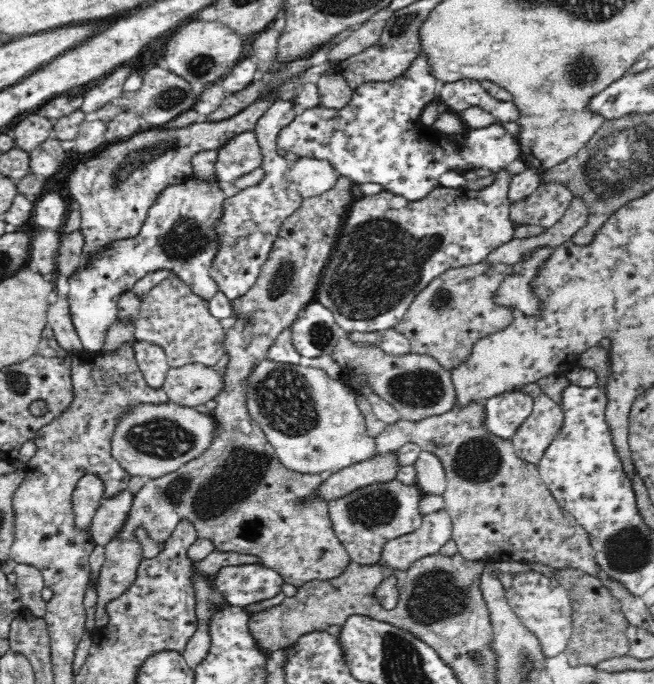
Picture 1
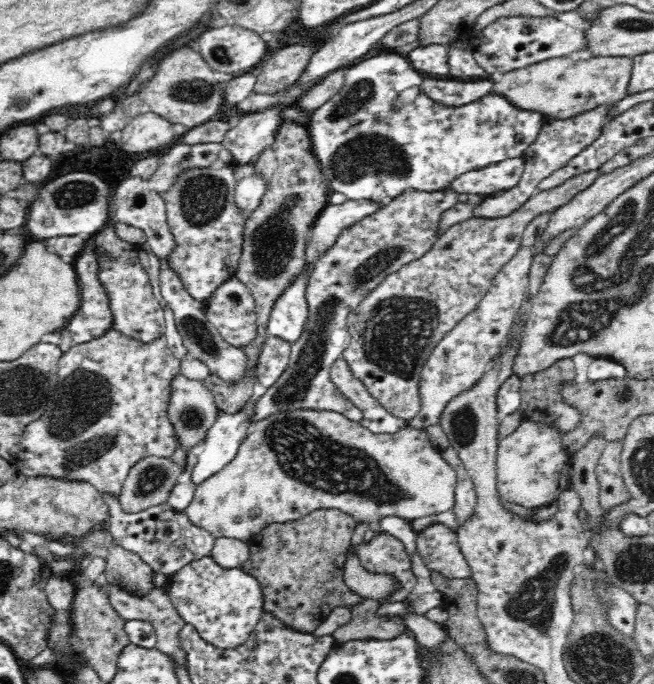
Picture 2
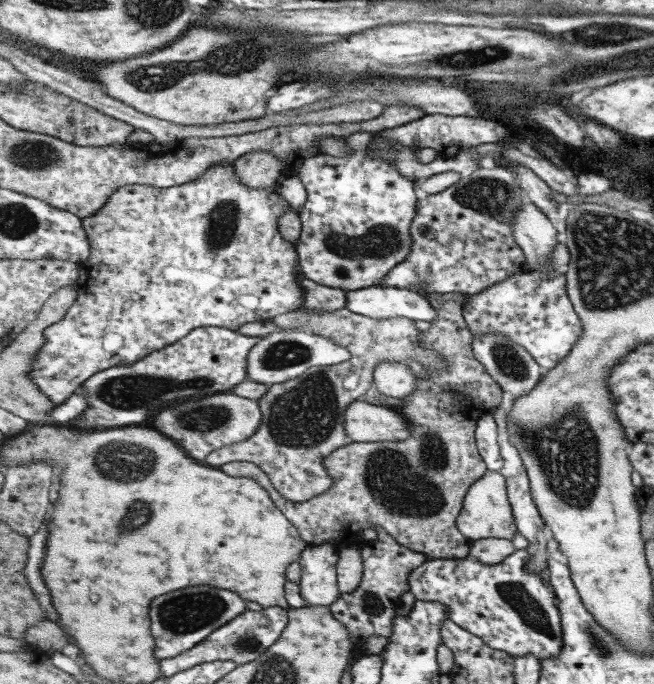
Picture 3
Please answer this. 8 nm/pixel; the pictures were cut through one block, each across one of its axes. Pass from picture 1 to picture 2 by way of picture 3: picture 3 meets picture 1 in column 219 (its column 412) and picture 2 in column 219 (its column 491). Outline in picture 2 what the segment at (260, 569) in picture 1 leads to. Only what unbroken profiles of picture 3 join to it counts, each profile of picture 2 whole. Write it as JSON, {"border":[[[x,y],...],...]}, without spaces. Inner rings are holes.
{"border":[[[211,556],[183,566],[166,583],[167,595],[185,622],[193,624],[197,633],[214,646],[234,647],[246,642],[265,611],[258,579],[241,567],[222,568]]]}

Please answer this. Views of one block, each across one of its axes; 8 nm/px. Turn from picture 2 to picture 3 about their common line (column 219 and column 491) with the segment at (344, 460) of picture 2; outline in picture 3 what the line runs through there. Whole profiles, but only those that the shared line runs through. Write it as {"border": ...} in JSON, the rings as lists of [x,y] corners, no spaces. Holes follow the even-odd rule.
{"border":[[[487,470],[485,476],[469,488],[461,514],[457,516],[457,530],[463,532],[471,542],[487,538],[511,540],[517,534],[517,518],[514,517],[513,503],[509,500],[506,478]]]}

